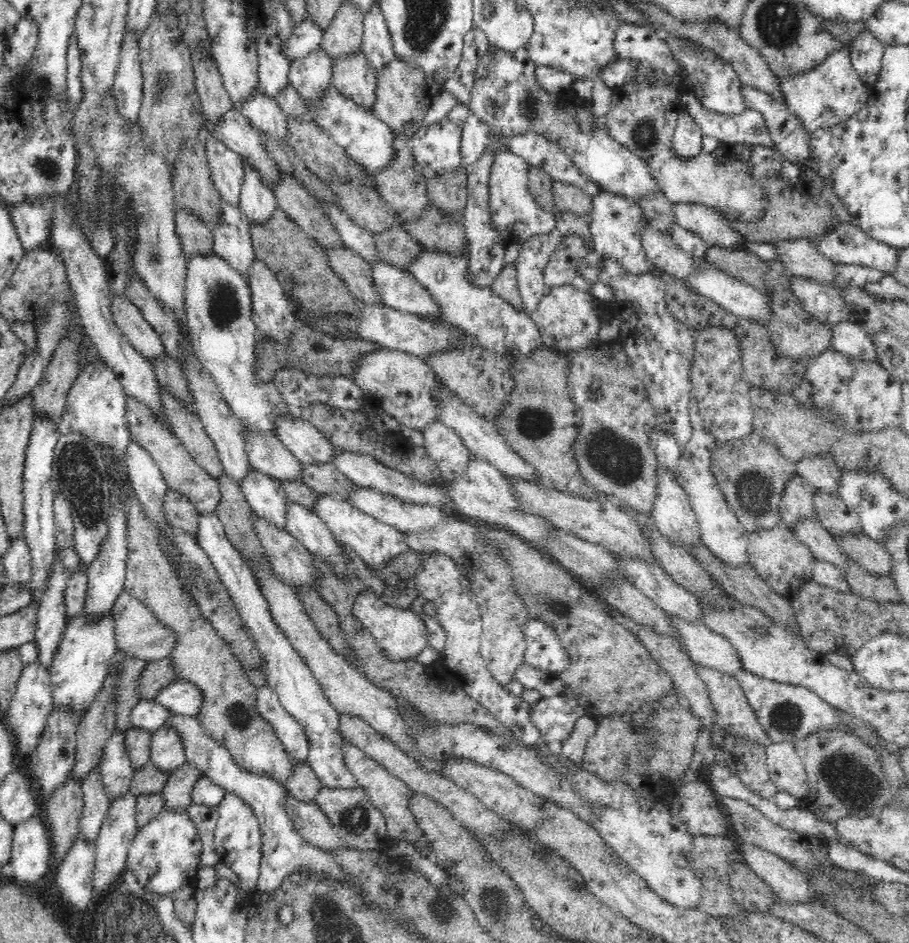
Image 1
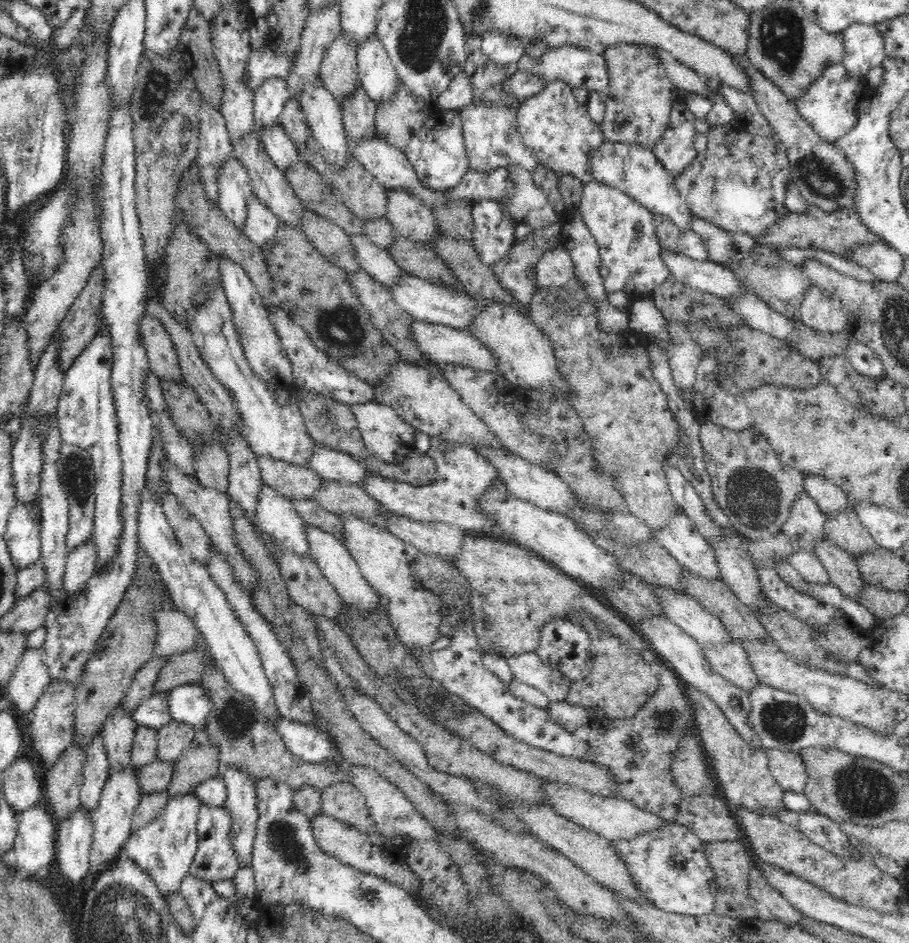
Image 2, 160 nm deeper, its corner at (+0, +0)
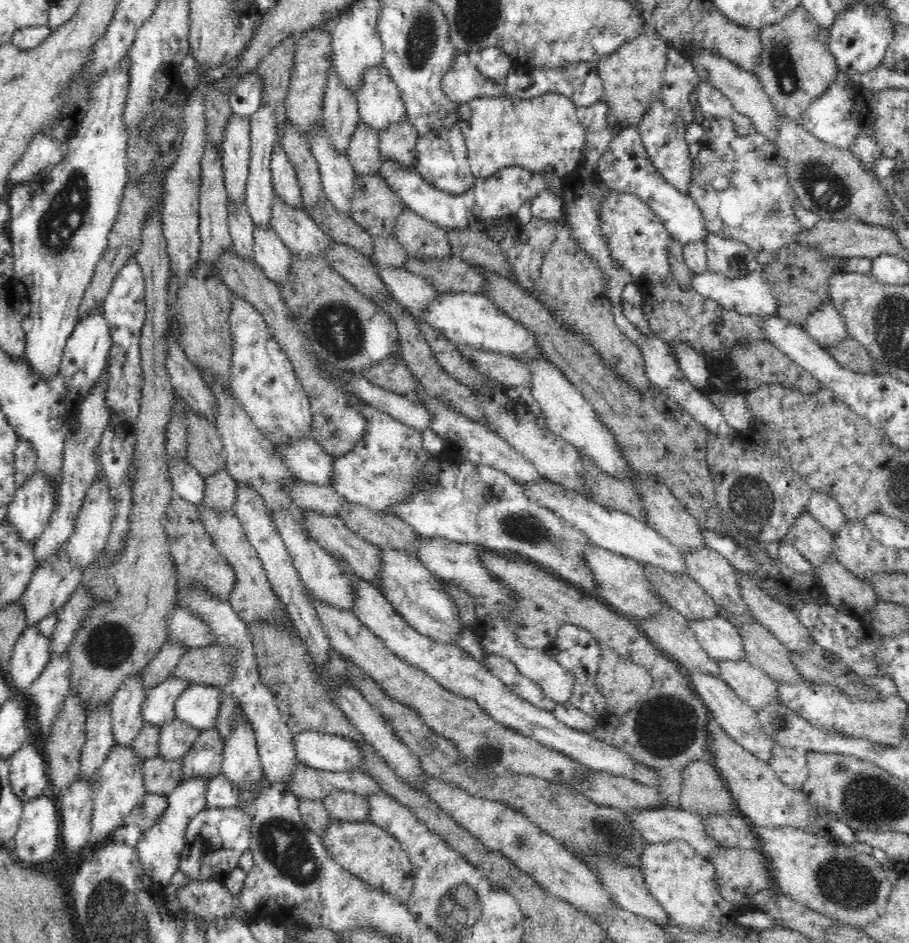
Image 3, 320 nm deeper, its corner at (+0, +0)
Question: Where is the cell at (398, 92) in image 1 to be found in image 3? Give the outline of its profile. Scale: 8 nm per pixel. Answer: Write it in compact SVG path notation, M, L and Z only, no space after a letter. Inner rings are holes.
M408 118L379 133L379 154L382 162L393 161L402 167L415 168L416 142L419 134Z

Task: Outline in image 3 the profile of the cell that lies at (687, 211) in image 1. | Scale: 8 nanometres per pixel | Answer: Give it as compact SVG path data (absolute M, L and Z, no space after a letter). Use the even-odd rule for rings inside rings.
M707 232L707 270L728 278L744 278L761 268L755 254L734 238Z

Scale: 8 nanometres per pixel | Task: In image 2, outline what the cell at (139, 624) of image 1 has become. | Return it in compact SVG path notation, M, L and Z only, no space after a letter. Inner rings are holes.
M160 608L152 610L152 619L157 625L153 657L168 658L194 649L200 633L187 614L176 609Z

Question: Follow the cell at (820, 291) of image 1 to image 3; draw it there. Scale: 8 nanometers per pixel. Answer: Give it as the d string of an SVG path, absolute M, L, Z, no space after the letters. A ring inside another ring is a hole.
M831 300L814 310L802 326L823 349L832 348L847 337L842 315Z

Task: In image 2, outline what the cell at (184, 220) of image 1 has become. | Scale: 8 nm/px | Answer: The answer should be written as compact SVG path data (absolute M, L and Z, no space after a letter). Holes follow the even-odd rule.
M180 222L175 224L172 238L166 248L166 284L160 298L164 308L182 324L188 327L188 312L194 304L194 300L208 301L213 294L213 288L221 284L220 258L208 250L208 245L188 229L187 224Z

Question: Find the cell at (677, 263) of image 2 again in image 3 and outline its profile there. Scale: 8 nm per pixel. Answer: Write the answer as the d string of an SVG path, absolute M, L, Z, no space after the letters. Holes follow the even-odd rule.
M762 268L755 270L744 278L728 278L723 274L716 274L710 270L692 277L692 289L701 296L710 298L721 304L726 310L736 311L738 314L756 316L774 316L777 314L777 297L770 287L768 280L762 273Z

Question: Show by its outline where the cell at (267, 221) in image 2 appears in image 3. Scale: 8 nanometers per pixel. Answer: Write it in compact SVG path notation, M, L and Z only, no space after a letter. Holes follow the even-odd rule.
M271 225L255 227L254 261L279 289L289 284L292 254Z

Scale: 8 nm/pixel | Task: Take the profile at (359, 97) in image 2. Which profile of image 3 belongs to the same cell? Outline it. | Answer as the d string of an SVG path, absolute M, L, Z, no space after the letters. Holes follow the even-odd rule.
M359 120L350 138L347 156L356 177L380 175L379 133Z

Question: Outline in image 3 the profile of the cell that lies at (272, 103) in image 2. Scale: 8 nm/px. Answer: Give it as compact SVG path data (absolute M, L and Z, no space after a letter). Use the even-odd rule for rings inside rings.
M261 104L260 108L250 116L251 160L245 202L254 227L268 227L271 225L272 204L275 202L271 170L271 159L276 148L275 140L277 137L277 112L273 109L274 107L269 106L269 104Z

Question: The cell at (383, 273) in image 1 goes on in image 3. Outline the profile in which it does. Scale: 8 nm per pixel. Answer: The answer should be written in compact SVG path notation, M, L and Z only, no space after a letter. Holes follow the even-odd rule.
M464 292L438 293L437 300L428 305L428 308L424 308L424 312L419 316L428 325L441 330L456 346L463 344L476 350L487 350L517 359L520 356L536 358L538 354L543 354L540 345L536 343L536 337L532 336L532 331L508 317L498 305L484 295Z

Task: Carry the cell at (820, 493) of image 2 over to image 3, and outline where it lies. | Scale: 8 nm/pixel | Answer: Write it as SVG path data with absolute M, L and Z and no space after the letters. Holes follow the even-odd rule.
M814 490L807 502L807 511L824 527L833 534L844 526L847 518L841 511L839 502L830 494L821 490Z

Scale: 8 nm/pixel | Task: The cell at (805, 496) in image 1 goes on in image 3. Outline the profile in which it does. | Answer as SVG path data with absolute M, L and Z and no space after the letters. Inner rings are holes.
M806 508L781 542L794 546L805 560L818 569L833 554L833 538L833 533L824 528Z

